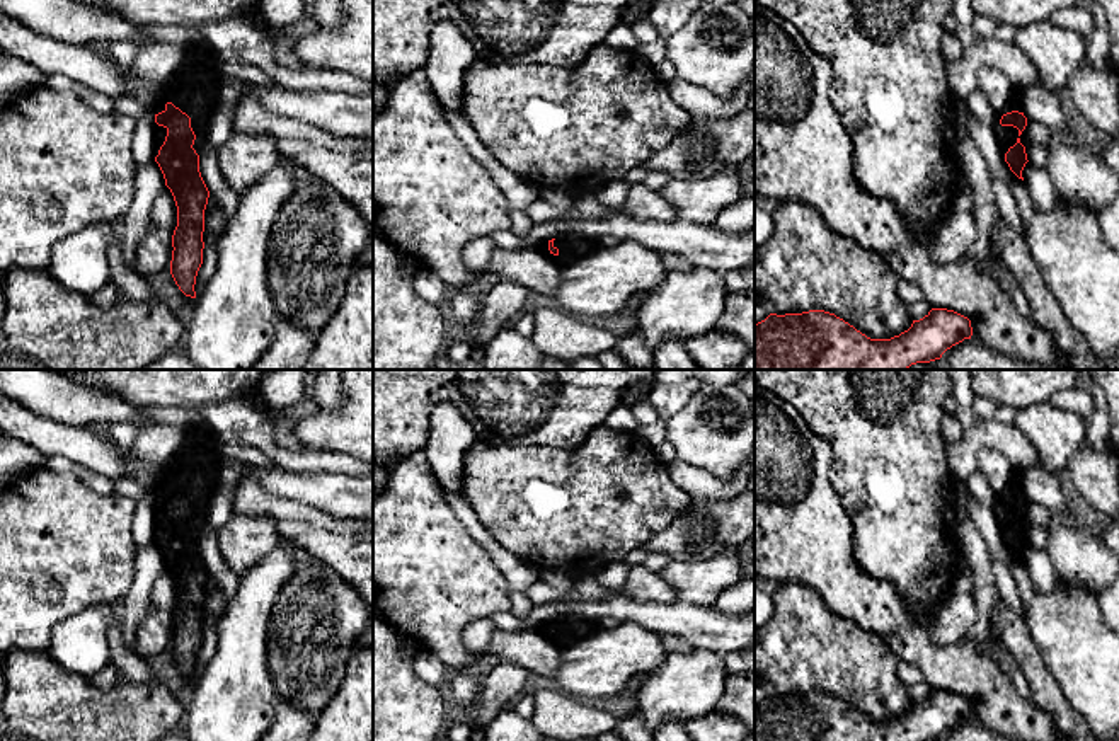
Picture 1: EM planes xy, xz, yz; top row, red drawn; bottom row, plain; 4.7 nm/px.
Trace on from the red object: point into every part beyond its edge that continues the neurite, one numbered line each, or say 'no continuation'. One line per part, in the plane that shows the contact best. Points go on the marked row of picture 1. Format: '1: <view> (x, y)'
1: xy (198, 101)

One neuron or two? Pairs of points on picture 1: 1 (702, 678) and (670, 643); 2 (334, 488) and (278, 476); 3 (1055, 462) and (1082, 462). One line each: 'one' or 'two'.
1: two
2: one
3: two

